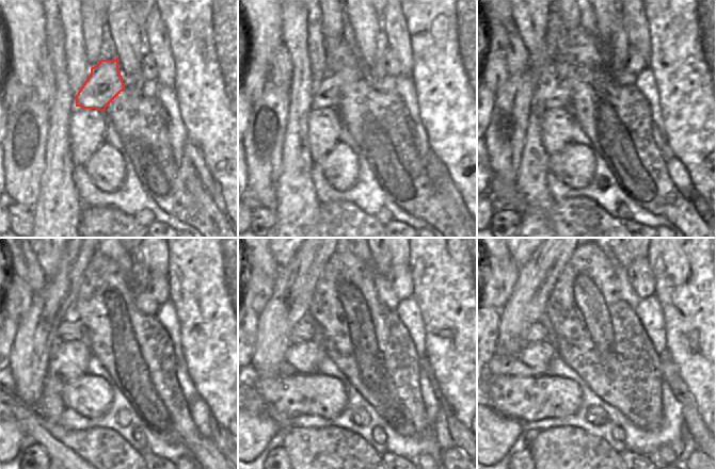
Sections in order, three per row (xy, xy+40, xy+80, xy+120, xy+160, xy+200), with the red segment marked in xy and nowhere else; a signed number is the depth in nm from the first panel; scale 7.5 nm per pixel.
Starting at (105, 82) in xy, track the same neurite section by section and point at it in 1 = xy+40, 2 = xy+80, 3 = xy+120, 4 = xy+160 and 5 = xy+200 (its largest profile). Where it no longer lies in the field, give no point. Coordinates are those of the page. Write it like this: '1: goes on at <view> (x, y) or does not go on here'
1: goes on at xy+40 (328, 93)
2: goes on at xy+80 (558, 94)
3: goes on at xy+120 (67, 330)
4: goes on at xy+160 (306, 329)
5: goes on at xy+200 (537, 333)

